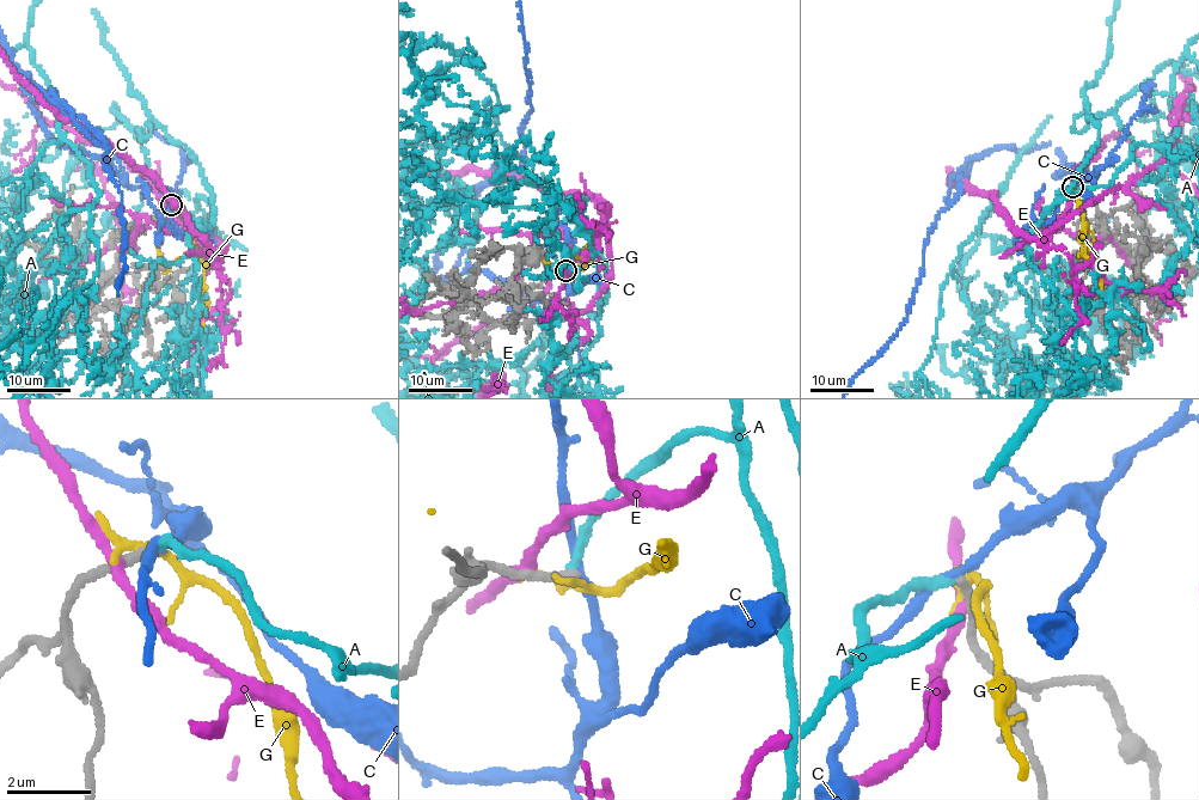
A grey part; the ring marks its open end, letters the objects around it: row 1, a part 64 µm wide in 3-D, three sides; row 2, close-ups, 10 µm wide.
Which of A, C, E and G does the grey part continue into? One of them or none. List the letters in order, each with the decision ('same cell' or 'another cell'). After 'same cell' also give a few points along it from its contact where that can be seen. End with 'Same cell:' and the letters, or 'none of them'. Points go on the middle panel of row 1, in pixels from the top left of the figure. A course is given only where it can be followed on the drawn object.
A: same cell
C: another cell
E: another cell
G: another cell
Same cell: A

